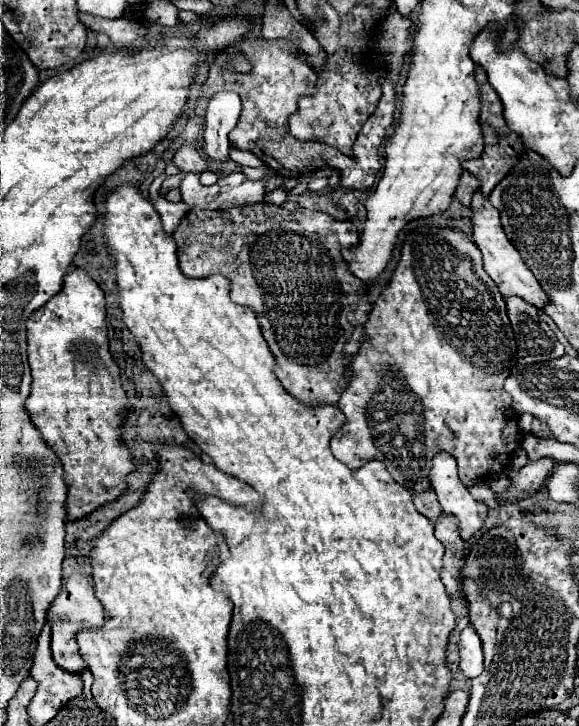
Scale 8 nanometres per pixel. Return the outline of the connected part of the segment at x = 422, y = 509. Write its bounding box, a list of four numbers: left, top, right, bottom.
[414,490,442,524]

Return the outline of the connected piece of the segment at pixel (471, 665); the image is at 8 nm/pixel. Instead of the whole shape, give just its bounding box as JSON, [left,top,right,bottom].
[460,626,484,678]

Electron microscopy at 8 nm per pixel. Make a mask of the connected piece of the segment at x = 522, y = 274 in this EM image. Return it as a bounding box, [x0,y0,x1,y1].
[472,192,550,310]

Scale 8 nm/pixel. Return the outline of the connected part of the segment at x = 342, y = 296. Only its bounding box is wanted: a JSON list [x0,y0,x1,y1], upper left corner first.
[172,204,370,406]

